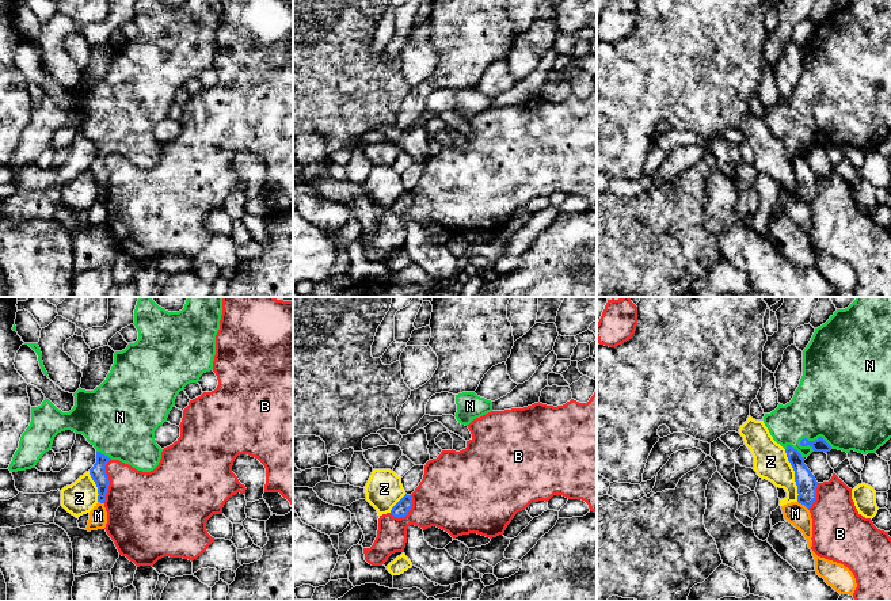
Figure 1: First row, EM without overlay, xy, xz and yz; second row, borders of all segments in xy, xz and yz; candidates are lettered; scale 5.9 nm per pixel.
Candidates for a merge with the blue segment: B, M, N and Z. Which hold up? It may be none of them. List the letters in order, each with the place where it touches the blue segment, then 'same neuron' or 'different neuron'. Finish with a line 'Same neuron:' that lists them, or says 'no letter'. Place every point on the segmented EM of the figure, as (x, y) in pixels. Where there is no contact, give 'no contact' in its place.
B: contact xy (109, 480); different neuron
M: contact yz (803, 503); different neuron
N: contact yz (815, 440); same neuron
Z: contact yz (795, 475); different neuron
Same neuron: N

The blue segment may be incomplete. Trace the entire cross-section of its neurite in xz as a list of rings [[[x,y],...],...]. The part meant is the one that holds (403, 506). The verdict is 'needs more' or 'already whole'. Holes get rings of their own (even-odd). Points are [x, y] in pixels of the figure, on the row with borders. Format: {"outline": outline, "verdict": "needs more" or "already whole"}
{"outline": [[[404,495],[391,510],[393,517],[405,517],[412,507],[412,498],[411,495]]], "verdict": "already whole"}

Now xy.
{"outline": [[[140,297],[133,323],[138,339],[114,353],[111,370],[99,387],[94,391],[79,388],[73,393],[75,406],[69,412],[62,412],[46,398],[41,406],[31,407],[30,426],[20,437],[8,469],[18,472],[35,468],[39,459],[52,449],[54,437],[72,430],[83,434],[96,449],[96,463],[90,475],[98,487],[98,502],[106,501],[110,480],[104,467],[110,460],[119,460],[137,471],[153,471],[163,452],[155,440],[156,429],[167,422],[178,393],[213,370],[221,315],[222,297],[187,297],[179,312],[168,312],[151,297]]], "verdict": "needs more"}

